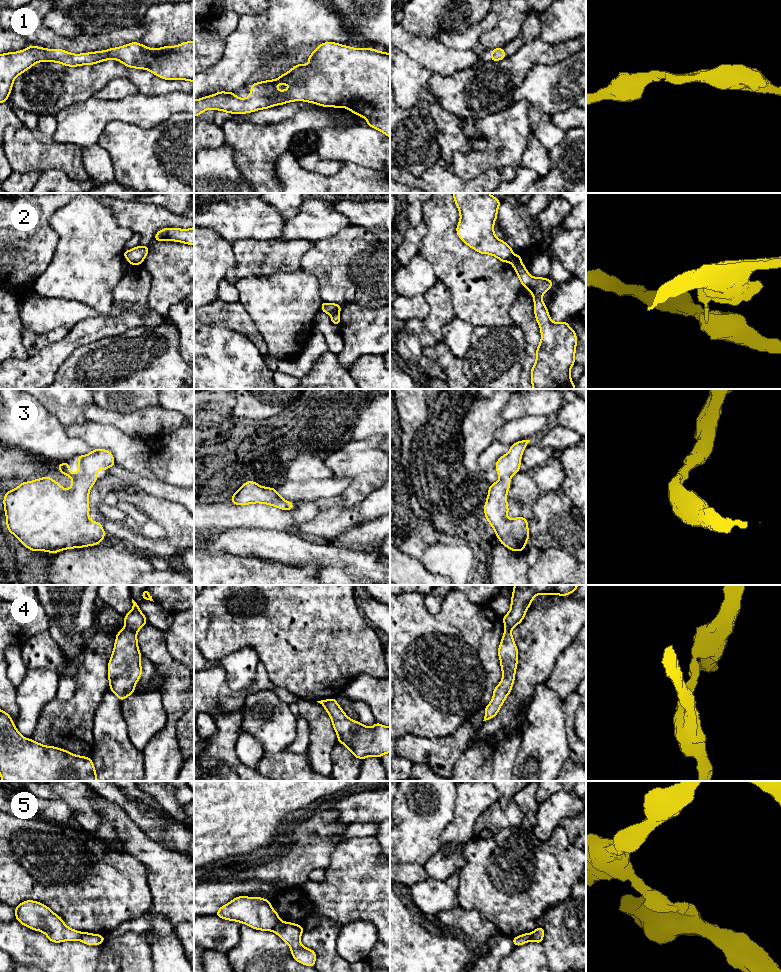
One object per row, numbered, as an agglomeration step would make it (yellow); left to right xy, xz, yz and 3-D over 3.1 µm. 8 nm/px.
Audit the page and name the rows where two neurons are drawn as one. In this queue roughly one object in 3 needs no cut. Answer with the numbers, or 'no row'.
2, 4, 5

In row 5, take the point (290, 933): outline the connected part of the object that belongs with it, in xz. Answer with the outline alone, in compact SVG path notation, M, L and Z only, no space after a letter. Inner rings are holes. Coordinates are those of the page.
M279 920L272 931L289 945L291 955L297 962L314 967L316 962L315 951L304 947L300 941L304 931L303 926Z

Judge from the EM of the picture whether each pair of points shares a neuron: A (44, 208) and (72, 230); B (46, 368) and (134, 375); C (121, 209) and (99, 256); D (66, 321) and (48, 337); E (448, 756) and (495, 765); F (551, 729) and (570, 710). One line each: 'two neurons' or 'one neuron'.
A: two neurons
B: two neurons
C: two neurons
D: two neurons
E: two neurons
F: two neurons

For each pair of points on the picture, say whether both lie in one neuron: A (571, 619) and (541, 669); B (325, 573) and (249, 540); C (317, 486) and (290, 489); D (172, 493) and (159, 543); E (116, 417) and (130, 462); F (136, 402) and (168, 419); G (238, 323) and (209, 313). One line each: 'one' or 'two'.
A: one
B: one
C: one
D: two
E: two
F: two
G: one

